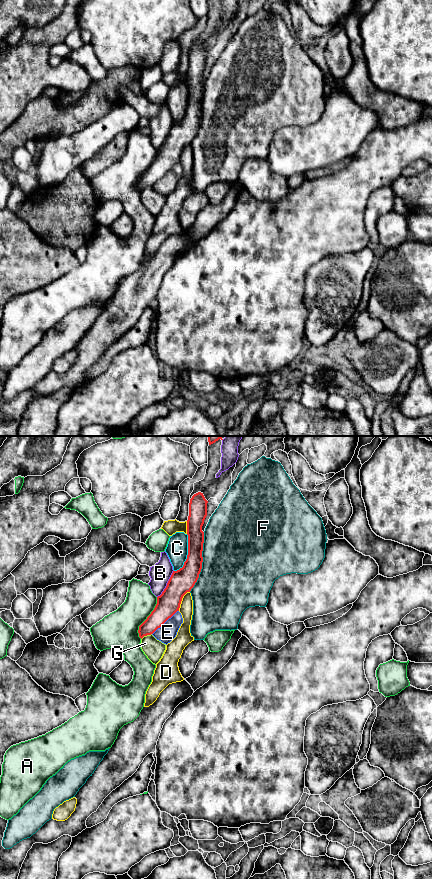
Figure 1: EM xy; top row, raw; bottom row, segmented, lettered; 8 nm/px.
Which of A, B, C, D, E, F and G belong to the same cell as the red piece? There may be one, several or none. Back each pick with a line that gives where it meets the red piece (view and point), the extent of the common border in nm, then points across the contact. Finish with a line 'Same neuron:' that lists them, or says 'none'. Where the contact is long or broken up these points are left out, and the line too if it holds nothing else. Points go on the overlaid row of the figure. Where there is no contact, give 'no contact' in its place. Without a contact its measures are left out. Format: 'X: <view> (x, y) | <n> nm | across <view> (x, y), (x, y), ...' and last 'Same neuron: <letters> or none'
Same neuron: none

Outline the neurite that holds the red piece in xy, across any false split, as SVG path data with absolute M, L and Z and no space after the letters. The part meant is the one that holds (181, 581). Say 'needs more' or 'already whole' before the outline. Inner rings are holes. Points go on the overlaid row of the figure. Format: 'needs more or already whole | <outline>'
already whole | M203 493L192 496L187 520L188 555L182 568L173 571L166 588L157 597L157 604L147 619L139 626L139 637L153 634L179 611L183 596L190 592L202 569L204 532L202 526L207 516L207 503Z

